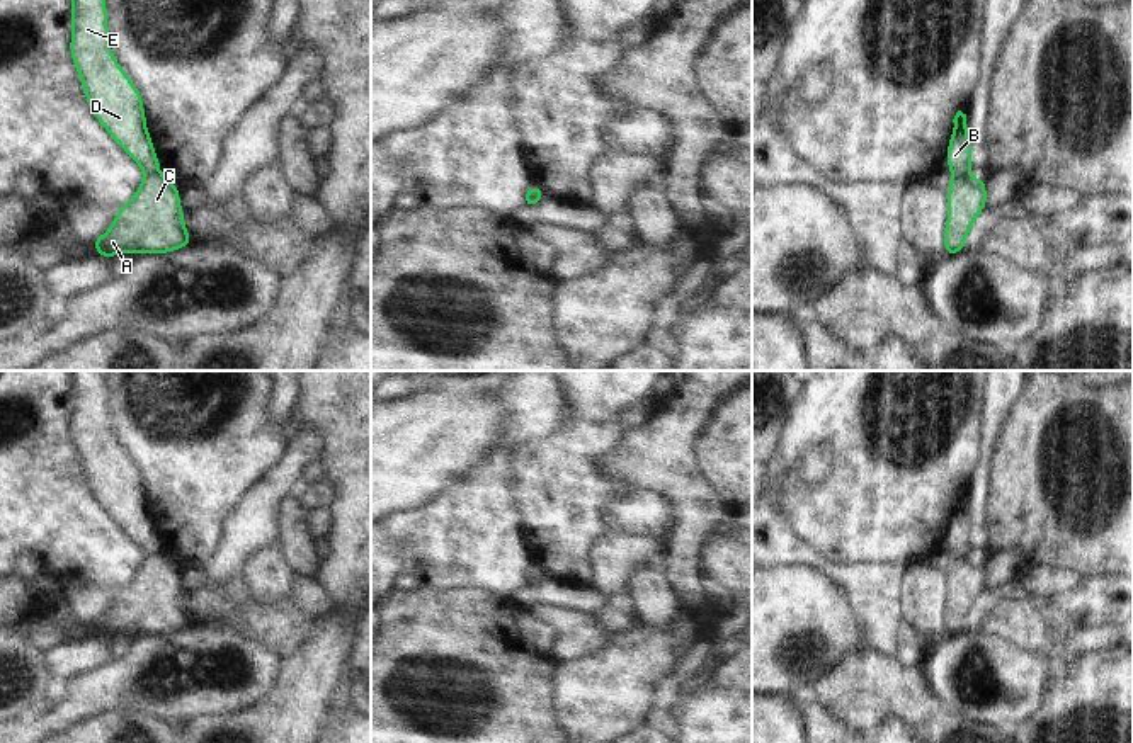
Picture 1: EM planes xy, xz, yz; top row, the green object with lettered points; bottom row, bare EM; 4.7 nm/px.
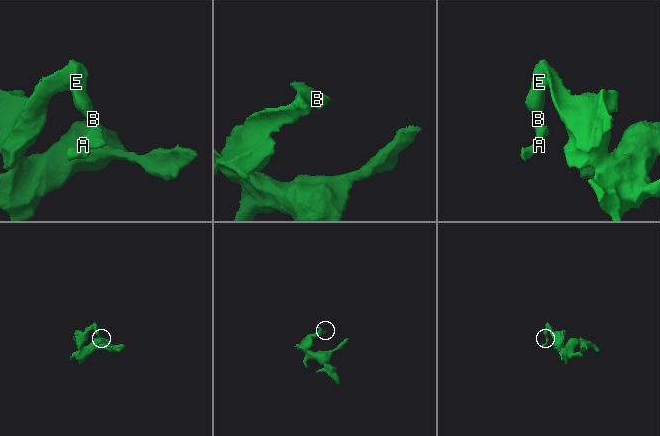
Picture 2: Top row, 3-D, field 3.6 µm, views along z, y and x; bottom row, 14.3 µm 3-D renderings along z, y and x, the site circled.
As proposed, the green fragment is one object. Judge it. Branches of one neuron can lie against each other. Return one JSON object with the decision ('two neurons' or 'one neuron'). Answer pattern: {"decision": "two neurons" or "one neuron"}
{"decision": "two neurons"}

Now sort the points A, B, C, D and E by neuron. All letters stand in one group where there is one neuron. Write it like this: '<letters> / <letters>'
A C / B D E

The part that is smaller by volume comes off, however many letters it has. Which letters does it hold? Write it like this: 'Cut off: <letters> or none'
Cut off: A, C

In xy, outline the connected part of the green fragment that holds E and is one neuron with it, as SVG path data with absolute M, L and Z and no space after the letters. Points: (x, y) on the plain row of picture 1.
M71 371L71 406L70 435L94 498L126 536L138 544L143 556L160 553L160 541L146 510L143 476L117 444L109 423L105 371Z

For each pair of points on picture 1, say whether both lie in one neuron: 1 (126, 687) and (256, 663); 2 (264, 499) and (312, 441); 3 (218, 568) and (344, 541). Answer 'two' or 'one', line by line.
1: one
2: one
3: two

